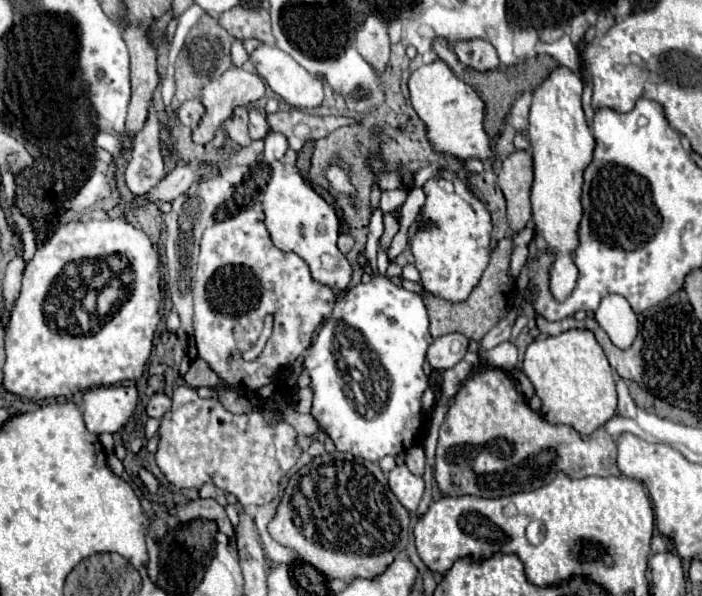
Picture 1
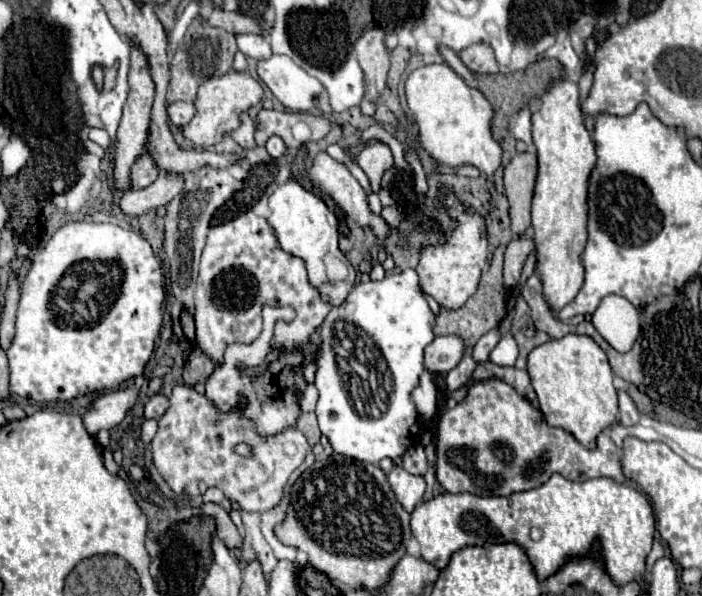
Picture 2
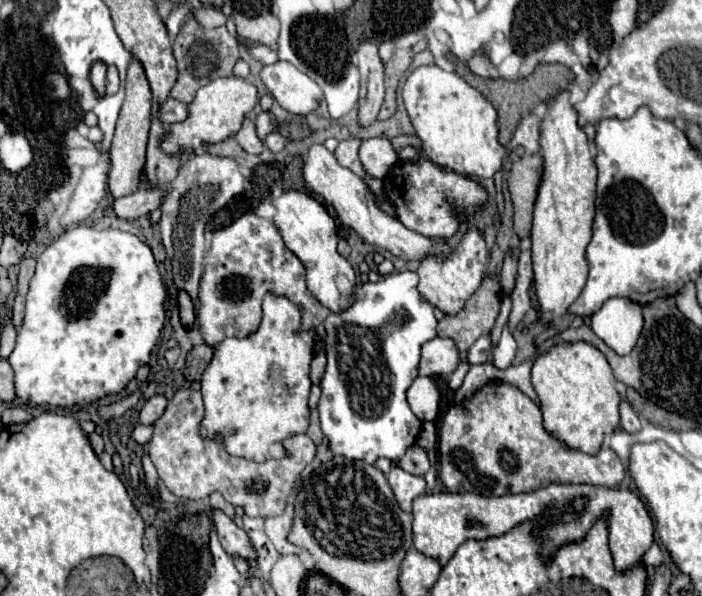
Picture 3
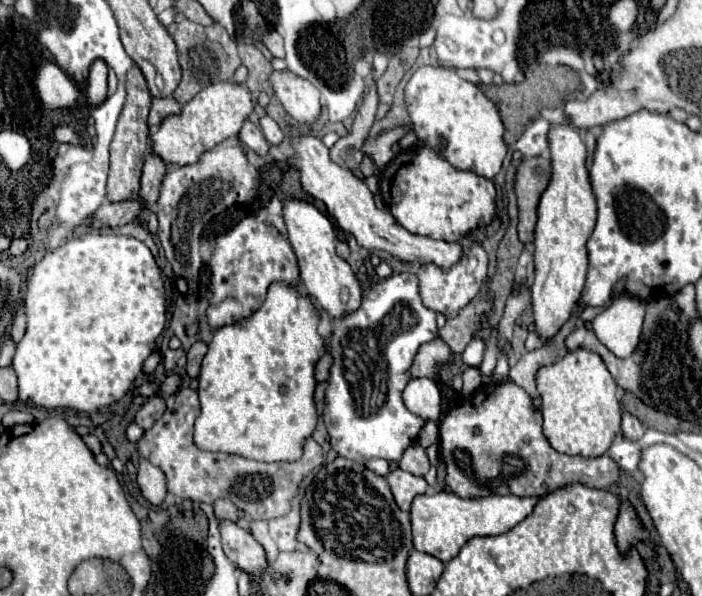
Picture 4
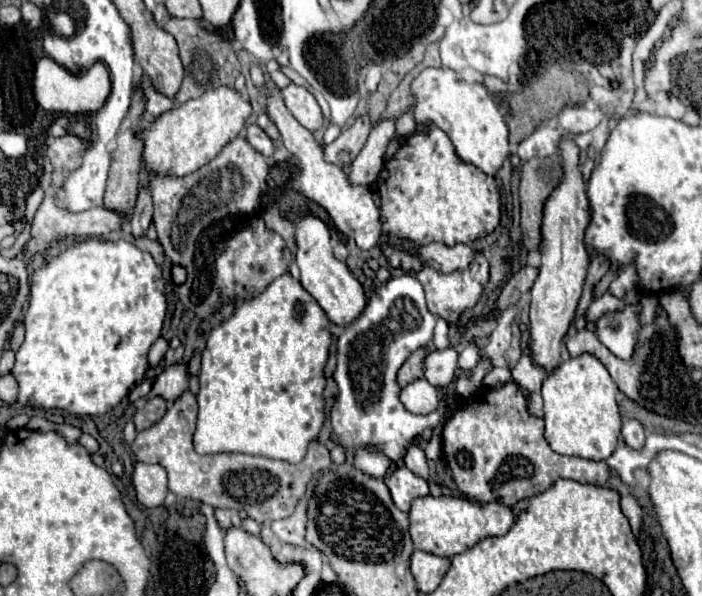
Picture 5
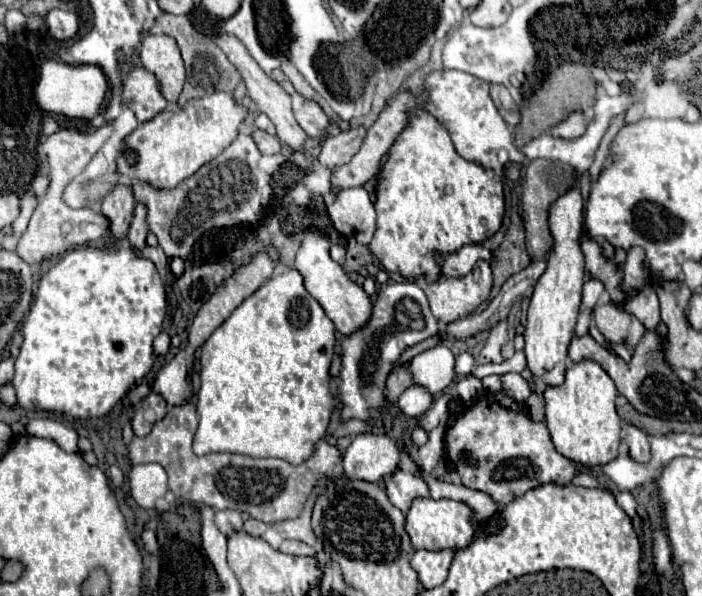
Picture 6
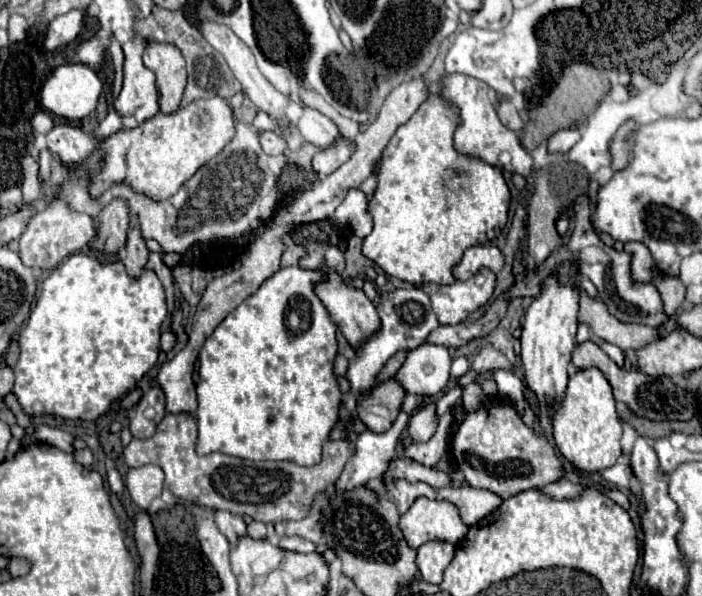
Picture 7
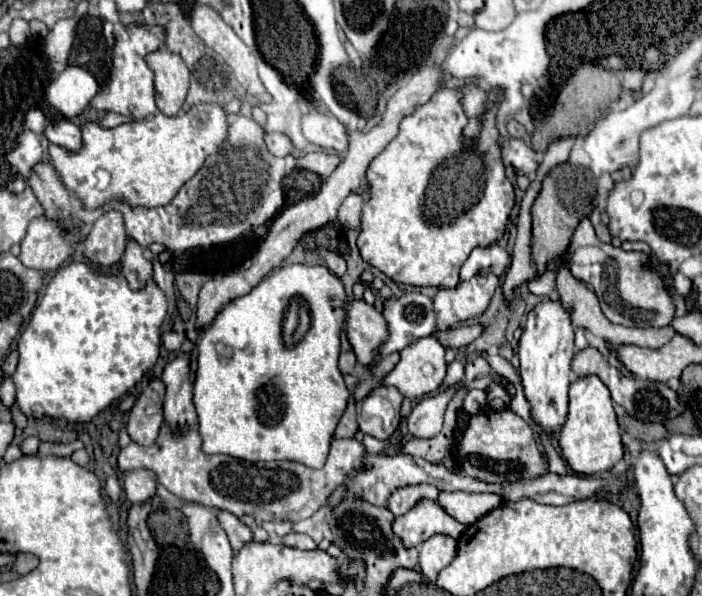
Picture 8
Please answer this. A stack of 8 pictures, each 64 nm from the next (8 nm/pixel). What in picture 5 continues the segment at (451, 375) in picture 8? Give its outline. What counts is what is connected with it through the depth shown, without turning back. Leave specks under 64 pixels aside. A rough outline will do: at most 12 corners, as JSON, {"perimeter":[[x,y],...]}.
{"perimeter":[[474,344],[464,348],[458,356],[458,368],[470,372],[480,354]]}

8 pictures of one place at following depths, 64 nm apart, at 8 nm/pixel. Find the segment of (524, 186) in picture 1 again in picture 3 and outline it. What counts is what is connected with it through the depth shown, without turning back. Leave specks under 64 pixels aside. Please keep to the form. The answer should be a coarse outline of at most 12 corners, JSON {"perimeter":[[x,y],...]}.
{"perimeter":[[542,154],[512,164],[508,188],[514,232],[530,236],[544,172]]}

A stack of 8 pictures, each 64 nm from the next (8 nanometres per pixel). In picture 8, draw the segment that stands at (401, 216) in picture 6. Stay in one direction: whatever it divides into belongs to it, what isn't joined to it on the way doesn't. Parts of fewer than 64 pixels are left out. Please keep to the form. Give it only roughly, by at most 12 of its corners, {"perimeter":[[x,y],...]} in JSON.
{"perimeter":[[460,88],[402,120],[366,172],[358,250],[394,282],[456,288],[516,196],[496,100]]}

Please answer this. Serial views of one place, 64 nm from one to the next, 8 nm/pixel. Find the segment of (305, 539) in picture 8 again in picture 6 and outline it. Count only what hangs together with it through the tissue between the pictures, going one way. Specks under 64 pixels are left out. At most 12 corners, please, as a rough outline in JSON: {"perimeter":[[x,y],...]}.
{"perimeter":[[284,540],[280,552],[316,556],[316,550],[300,540]]}

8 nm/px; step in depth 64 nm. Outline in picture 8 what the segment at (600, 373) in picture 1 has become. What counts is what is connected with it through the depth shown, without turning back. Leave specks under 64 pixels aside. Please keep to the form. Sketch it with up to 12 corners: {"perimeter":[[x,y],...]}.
{"perimeter":[[570,384],[560,448],[586,476],[624,458],[610,392]]}

